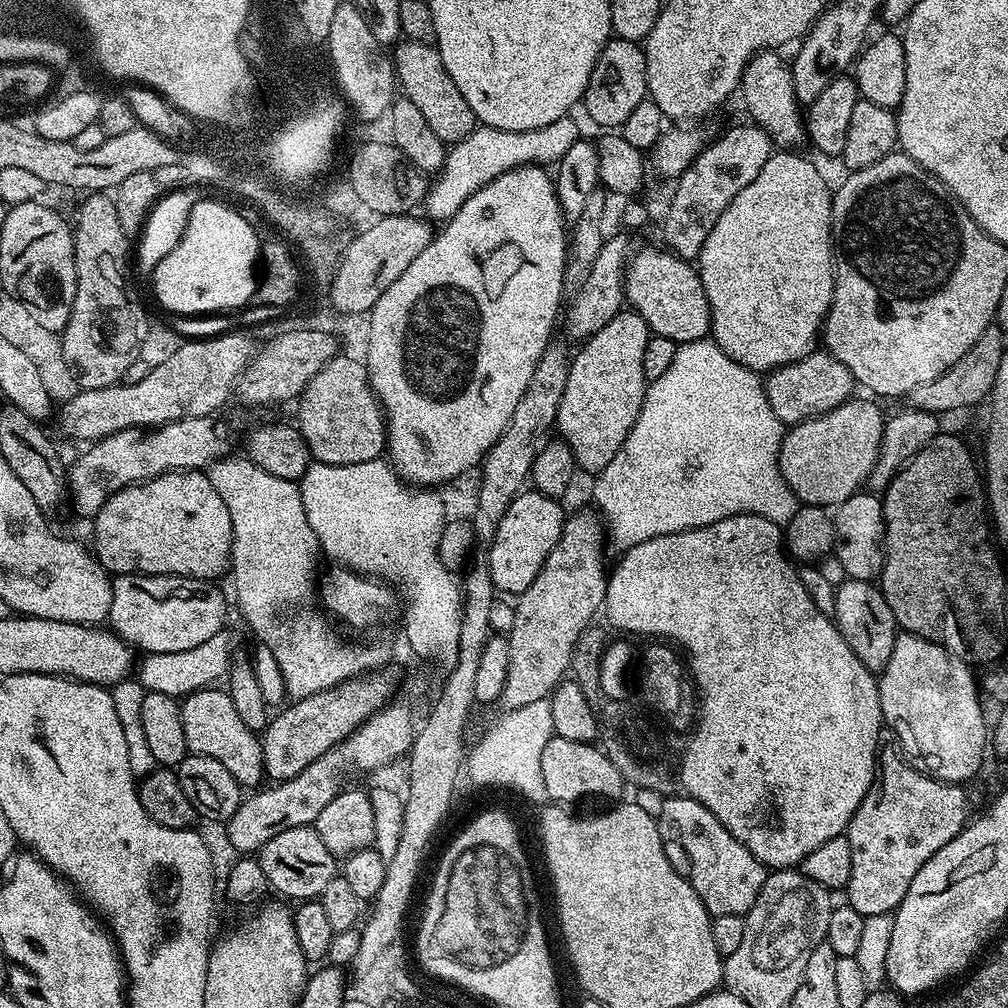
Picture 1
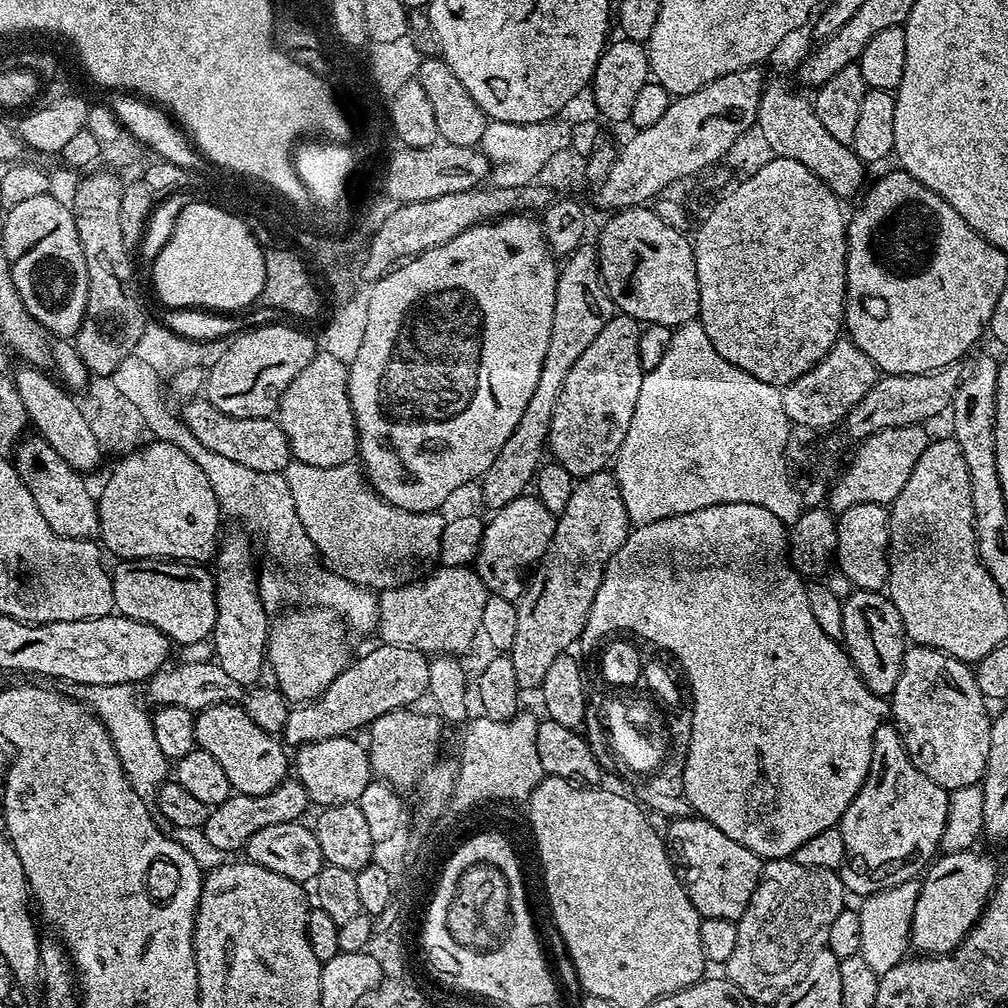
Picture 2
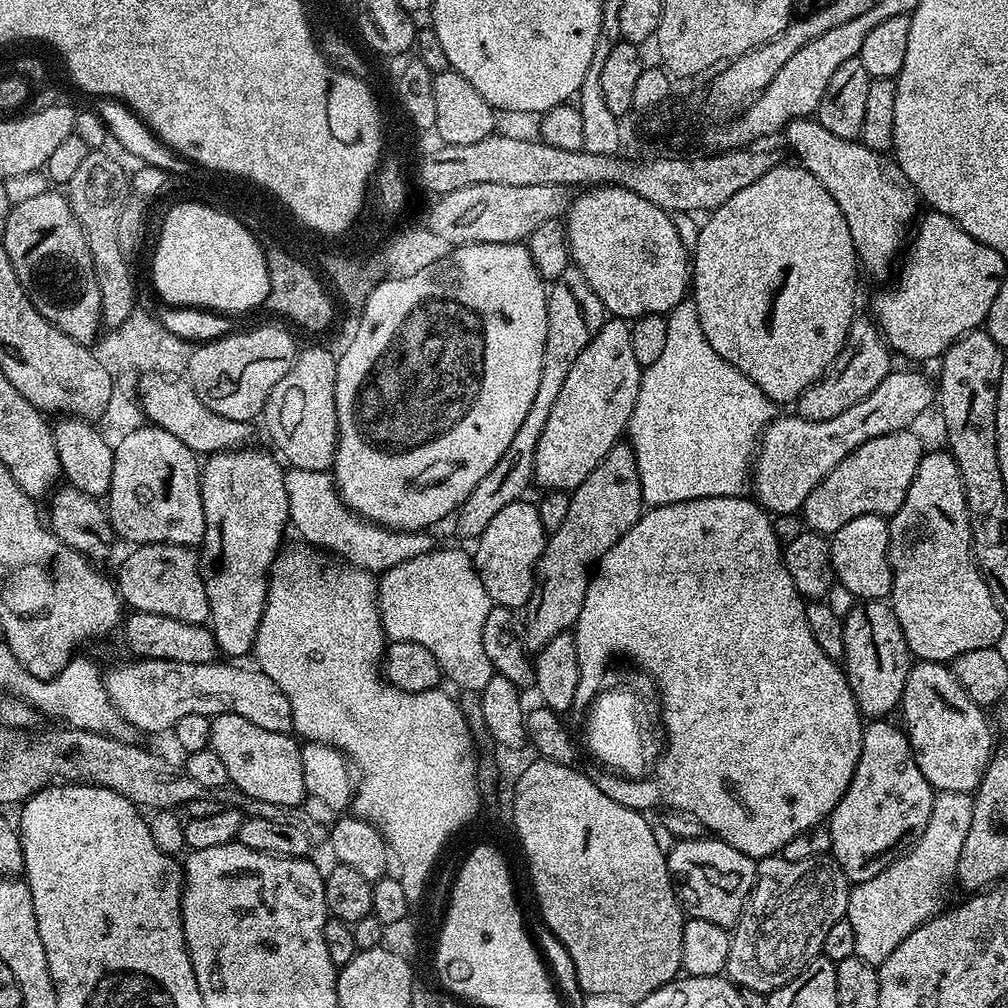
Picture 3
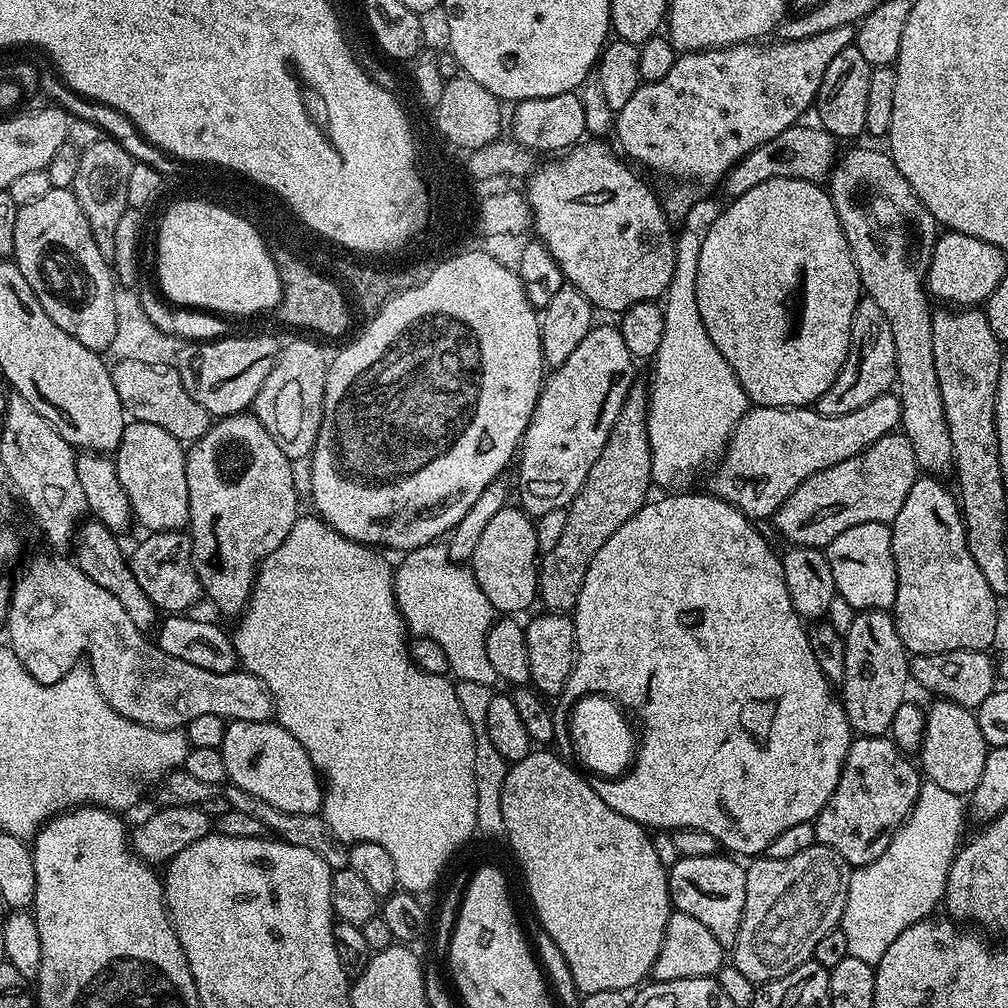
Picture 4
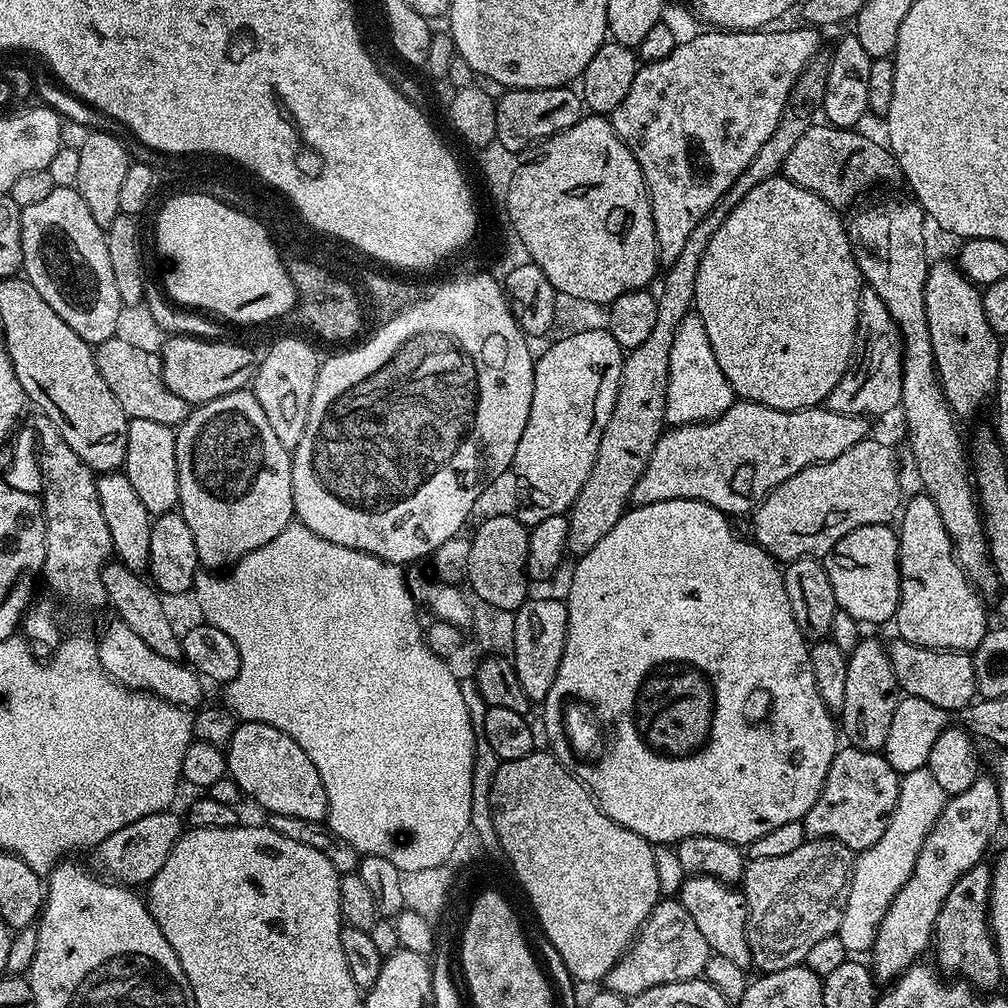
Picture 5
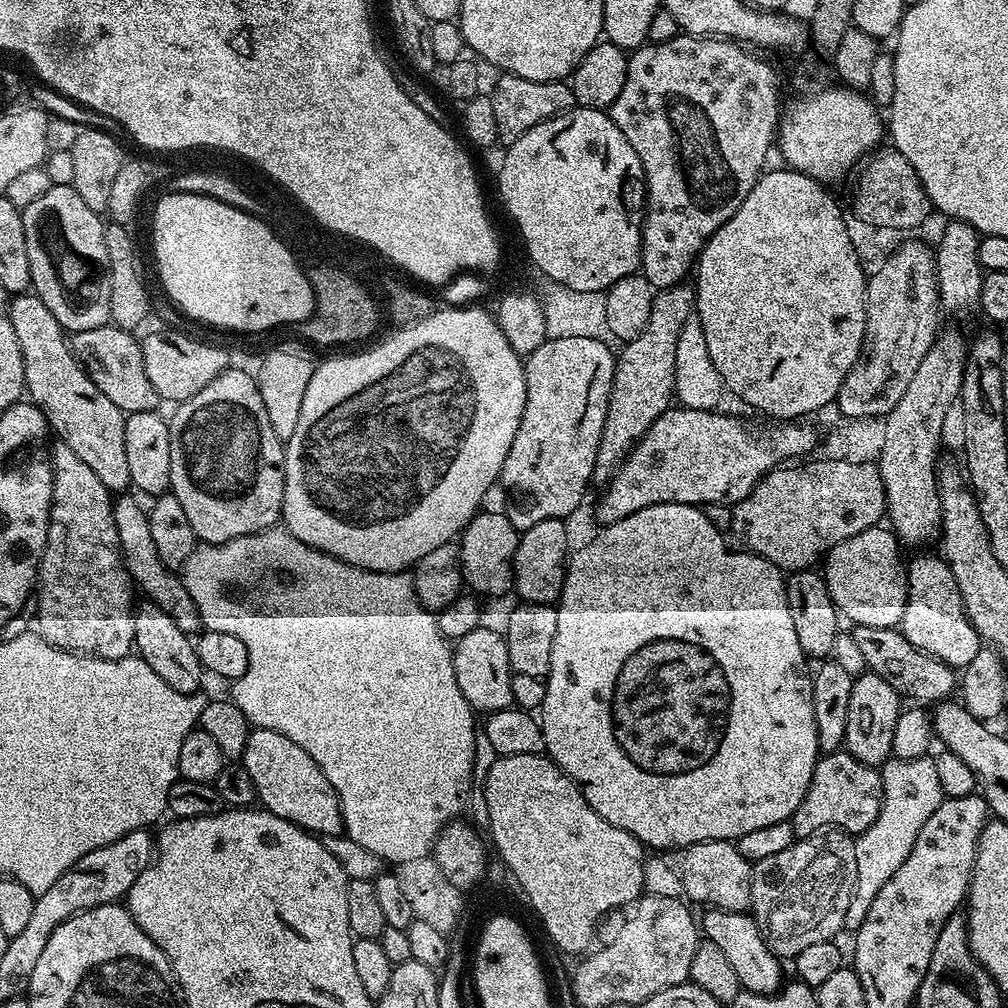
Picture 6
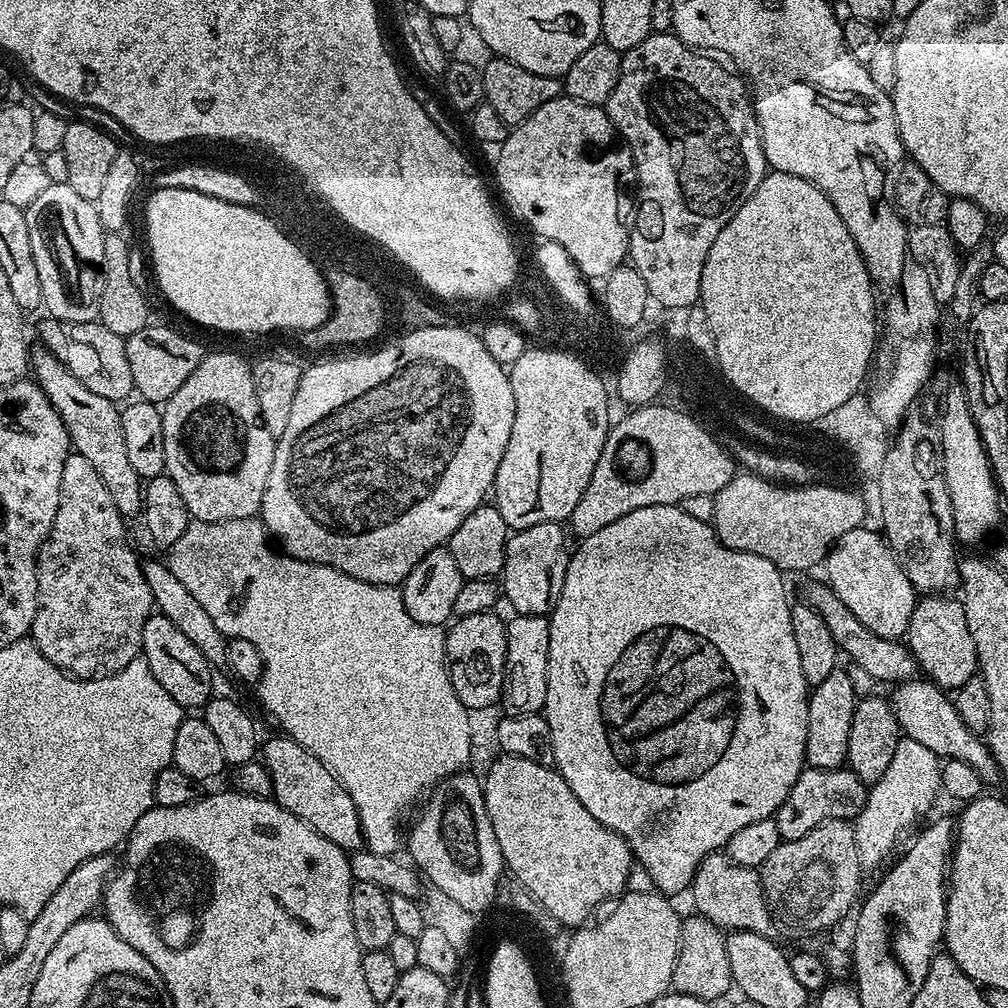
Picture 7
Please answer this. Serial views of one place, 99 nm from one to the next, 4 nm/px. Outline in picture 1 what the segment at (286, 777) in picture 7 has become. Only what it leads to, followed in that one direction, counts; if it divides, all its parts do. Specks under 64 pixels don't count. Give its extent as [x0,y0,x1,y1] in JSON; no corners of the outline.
[180,687,265,789]

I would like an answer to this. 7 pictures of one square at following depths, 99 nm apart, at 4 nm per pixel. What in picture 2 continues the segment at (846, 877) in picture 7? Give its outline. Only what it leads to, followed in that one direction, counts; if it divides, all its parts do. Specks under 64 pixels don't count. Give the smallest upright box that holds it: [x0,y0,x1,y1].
[726,858,846,1005]

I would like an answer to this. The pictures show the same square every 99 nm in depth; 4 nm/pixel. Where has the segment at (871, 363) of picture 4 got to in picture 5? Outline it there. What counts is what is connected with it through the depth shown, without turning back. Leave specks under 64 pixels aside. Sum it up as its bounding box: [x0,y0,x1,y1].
[827,286,904,418]

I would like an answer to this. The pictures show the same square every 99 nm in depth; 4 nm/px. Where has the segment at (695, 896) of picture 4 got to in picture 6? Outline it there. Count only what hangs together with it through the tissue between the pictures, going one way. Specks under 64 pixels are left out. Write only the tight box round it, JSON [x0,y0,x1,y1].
[702,908,786,996]

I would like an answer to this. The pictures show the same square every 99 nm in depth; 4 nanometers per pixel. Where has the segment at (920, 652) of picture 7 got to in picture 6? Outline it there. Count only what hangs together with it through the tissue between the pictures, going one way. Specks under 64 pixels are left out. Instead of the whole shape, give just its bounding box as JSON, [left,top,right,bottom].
[898,555,982,670]

